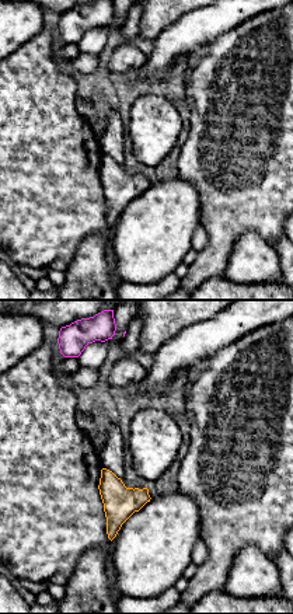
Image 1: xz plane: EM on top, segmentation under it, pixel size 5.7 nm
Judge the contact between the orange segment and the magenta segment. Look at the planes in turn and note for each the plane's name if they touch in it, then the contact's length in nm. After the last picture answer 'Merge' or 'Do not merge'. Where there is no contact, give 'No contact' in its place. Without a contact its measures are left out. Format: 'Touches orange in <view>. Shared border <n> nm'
No contact

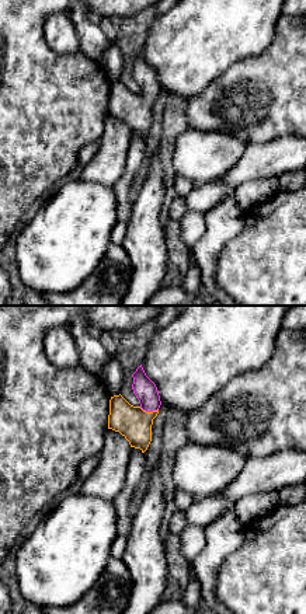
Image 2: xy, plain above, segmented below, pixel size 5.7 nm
Touches orange in xy. Shared border 110 nm

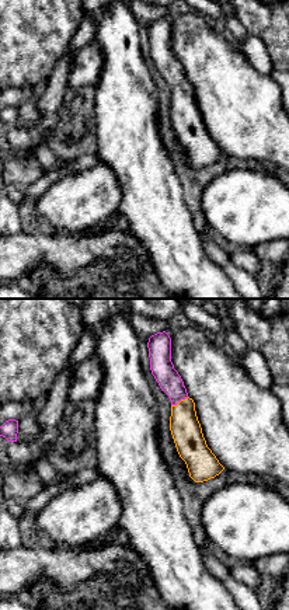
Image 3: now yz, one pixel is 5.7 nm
Touches orange in yz. Shared border 120 nm

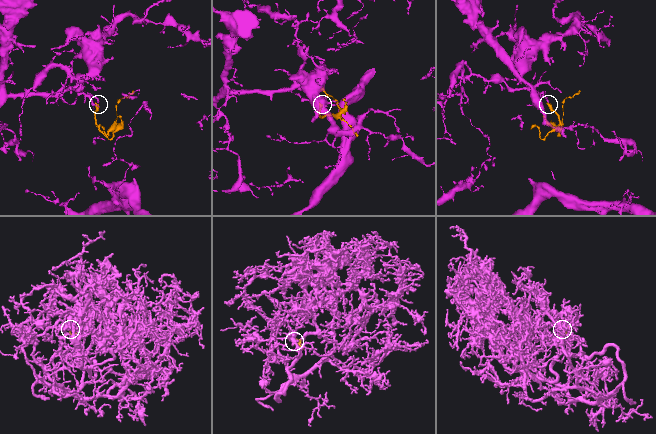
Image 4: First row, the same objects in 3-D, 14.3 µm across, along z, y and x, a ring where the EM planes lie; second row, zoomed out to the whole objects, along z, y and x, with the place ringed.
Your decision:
Merge

